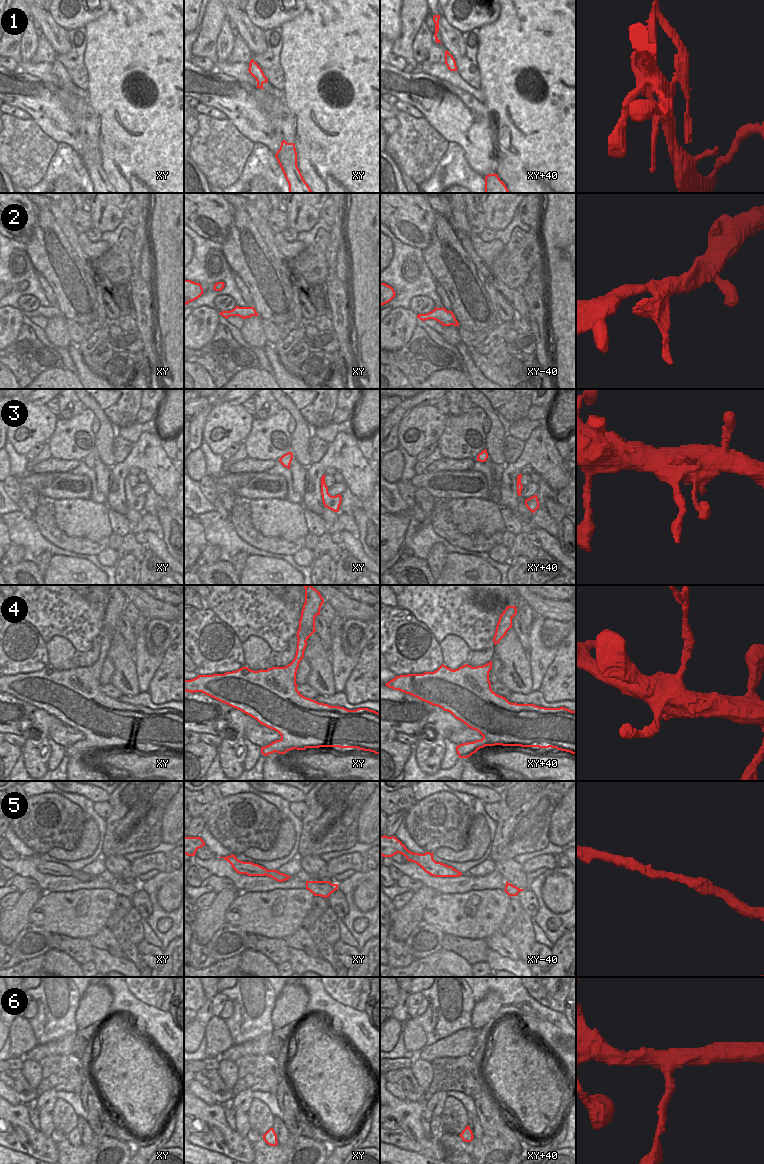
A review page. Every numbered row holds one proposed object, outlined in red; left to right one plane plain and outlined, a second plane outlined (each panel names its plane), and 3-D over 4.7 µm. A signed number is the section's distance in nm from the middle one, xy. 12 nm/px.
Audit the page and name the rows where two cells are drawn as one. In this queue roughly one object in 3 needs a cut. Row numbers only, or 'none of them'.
1, 4

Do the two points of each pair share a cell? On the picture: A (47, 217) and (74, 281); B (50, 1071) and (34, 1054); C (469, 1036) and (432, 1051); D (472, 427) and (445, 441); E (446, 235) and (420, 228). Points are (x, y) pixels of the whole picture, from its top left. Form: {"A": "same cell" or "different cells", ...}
{"A": "same cell", "B": "different cells", "C": "same cell", "D": "same cell", "E": "different cells"}

